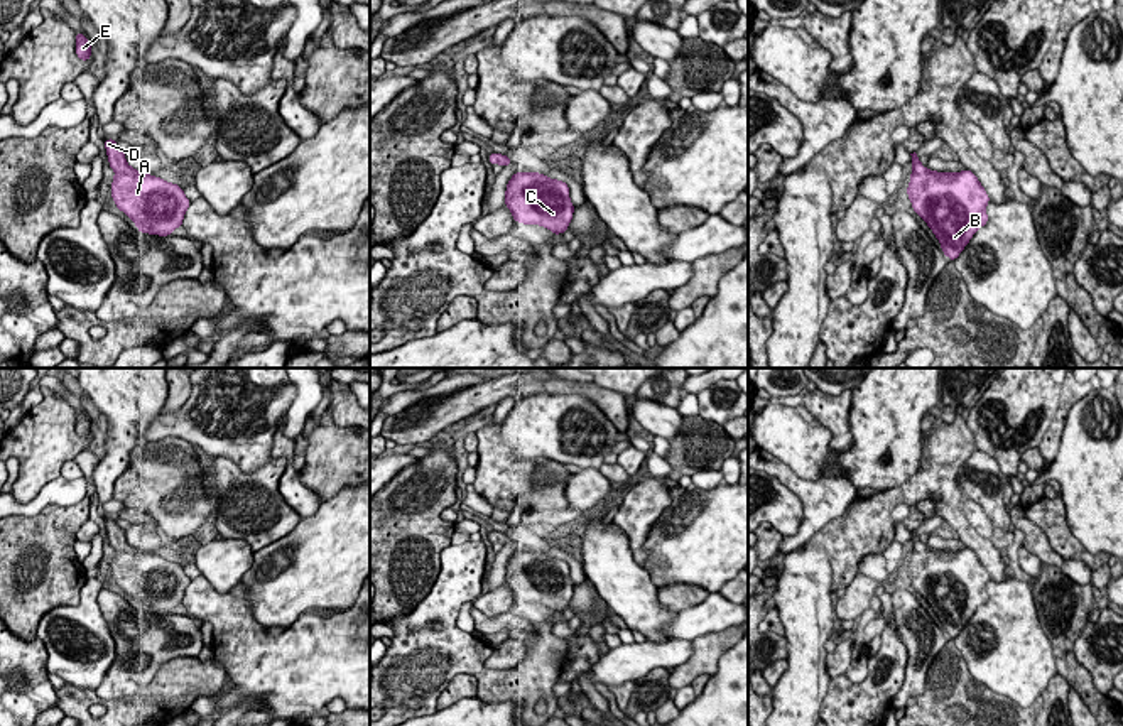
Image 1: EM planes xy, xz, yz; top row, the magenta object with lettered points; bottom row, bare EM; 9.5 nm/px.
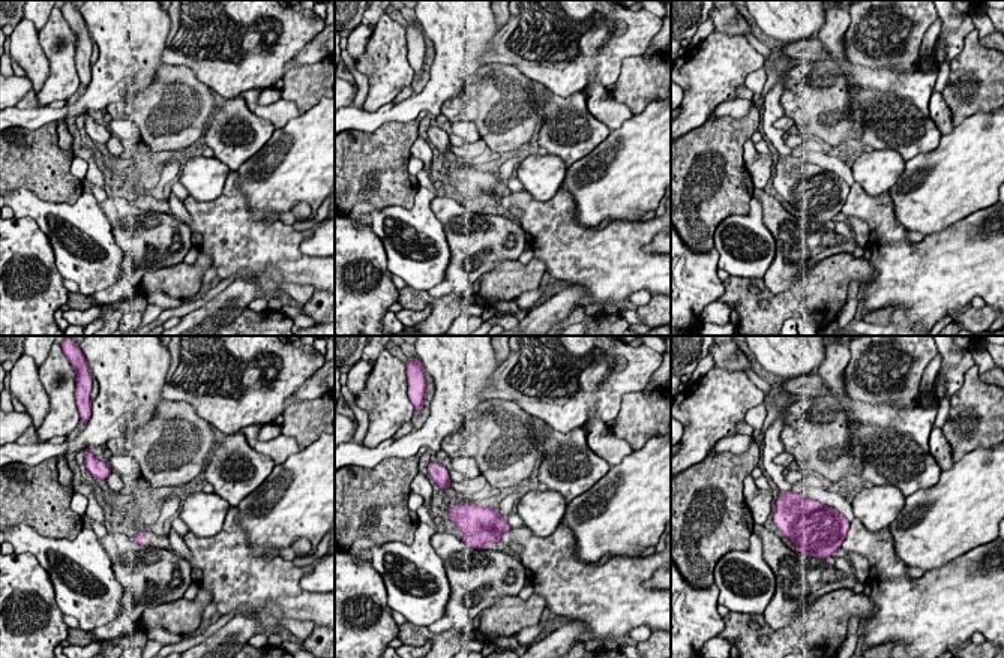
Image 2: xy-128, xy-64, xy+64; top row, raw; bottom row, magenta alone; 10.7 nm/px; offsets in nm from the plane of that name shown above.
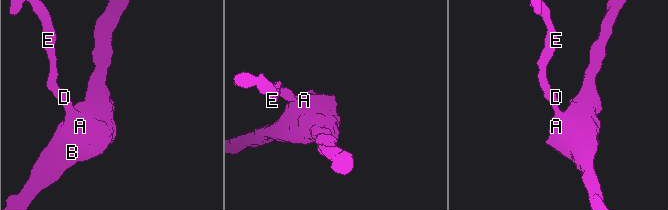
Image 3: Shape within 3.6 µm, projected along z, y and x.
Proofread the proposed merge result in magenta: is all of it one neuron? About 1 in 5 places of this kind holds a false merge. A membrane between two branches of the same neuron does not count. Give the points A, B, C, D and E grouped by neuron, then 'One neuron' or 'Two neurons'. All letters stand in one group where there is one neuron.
Groups: A B C D E. One neuron

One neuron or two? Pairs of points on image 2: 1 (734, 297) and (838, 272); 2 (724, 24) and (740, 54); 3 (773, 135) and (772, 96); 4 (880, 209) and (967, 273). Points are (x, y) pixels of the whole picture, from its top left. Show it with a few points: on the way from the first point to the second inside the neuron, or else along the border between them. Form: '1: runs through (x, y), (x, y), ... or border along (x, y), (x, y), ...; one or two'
1: runs through (760, 297), (800, 299), (812, 291); one
2: border along (715, 30), (745, 36); two
3: runs through (769, 126), (772, 105); one
4: runs through (890, 234), (926, 270), (941, 270); one

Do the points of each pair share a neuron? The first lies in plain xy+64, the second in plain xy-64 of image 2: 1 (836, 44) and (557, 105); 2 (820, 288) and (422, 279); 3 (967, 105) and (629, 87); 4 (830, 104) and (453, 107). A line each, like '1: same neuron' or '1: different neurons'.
1: same neuron
2: different neurons
3: same neuron
4: same neuron

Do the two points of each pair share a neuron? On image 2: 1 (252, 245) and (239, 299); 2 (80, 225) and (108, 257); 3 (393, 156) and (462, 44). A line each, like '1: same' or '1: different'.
1: different
2: same
3: different

